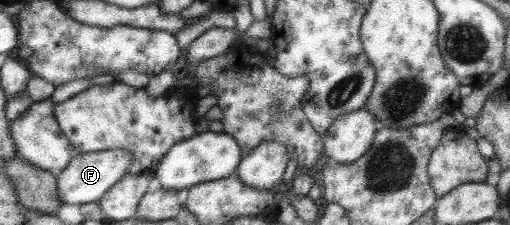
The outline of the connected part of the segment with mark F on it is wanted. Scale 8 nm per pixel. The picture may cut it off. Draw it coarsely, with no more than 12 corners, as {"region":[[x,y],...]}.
{"region":[[124,149],[74,153],[56,175],[61,202],[98,202],[125,175]]}

